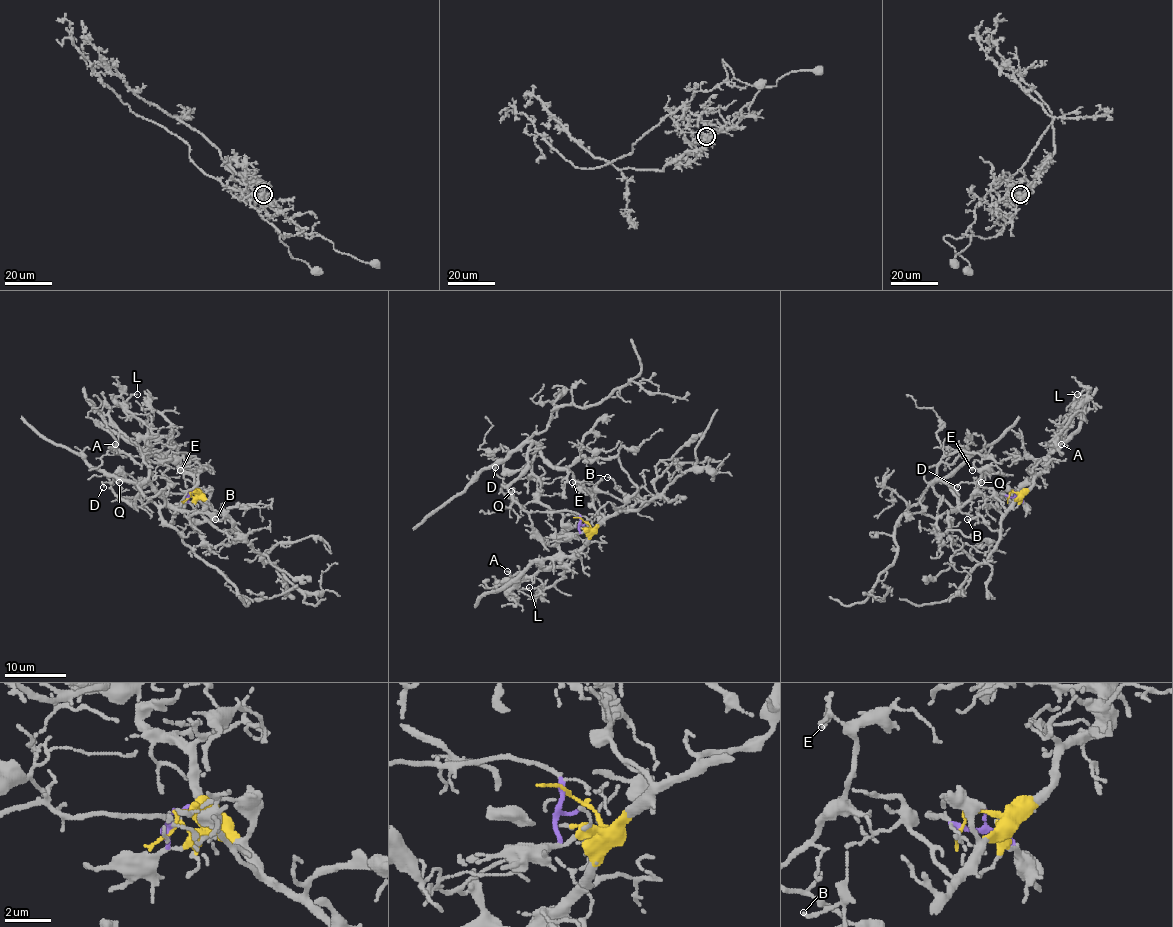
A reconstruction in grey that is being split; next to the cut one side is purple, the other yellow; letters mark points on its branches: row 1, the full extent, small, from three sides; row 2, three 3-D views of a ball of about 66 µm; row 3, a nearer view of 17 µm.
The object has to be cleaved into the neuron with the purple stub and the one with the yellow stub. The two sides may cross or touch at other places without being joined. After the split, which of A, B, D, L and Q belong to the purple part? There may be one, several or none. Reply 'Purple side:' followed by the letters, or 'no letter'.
Purple side: D, Q

